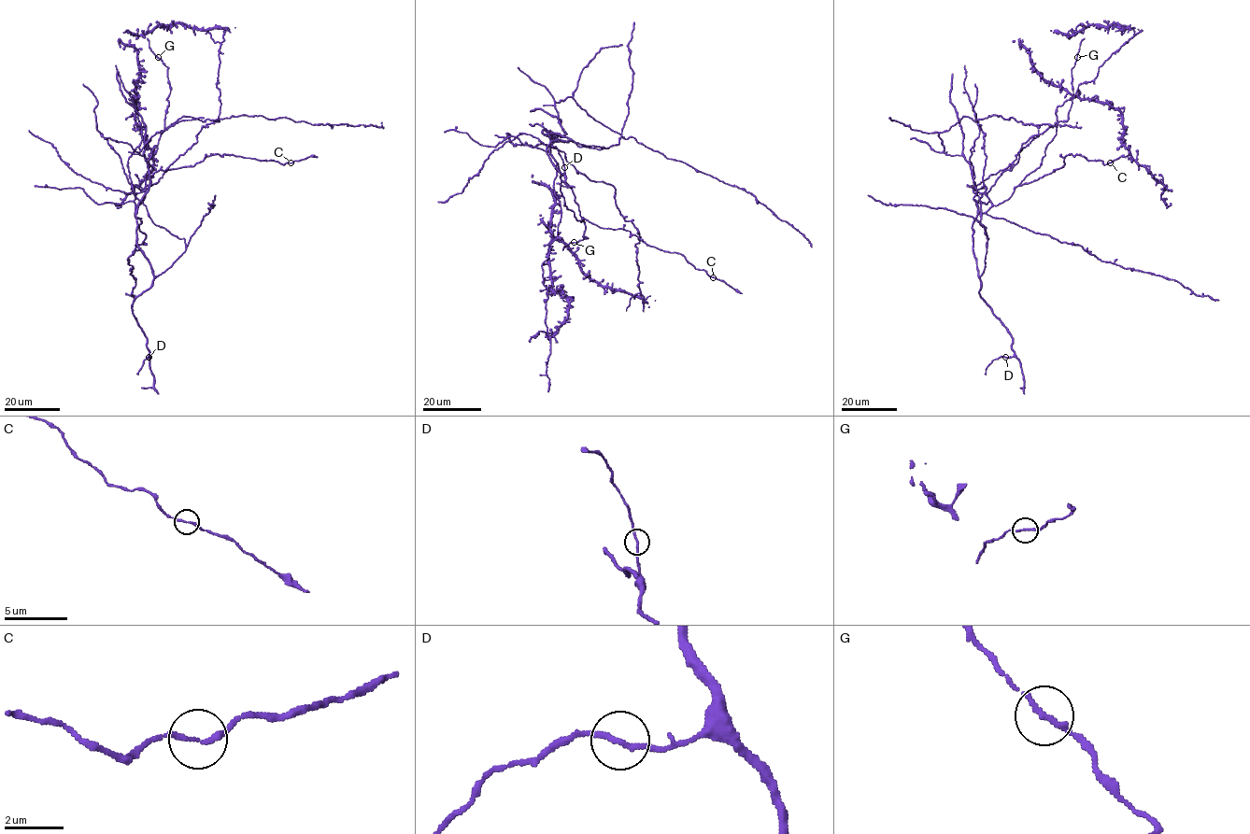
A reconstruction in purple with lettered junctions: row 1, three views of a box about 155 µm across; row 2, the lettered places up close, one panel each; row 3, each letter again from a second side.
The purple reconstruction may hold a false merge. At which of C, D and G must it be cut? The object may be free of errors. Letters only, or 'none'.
G

